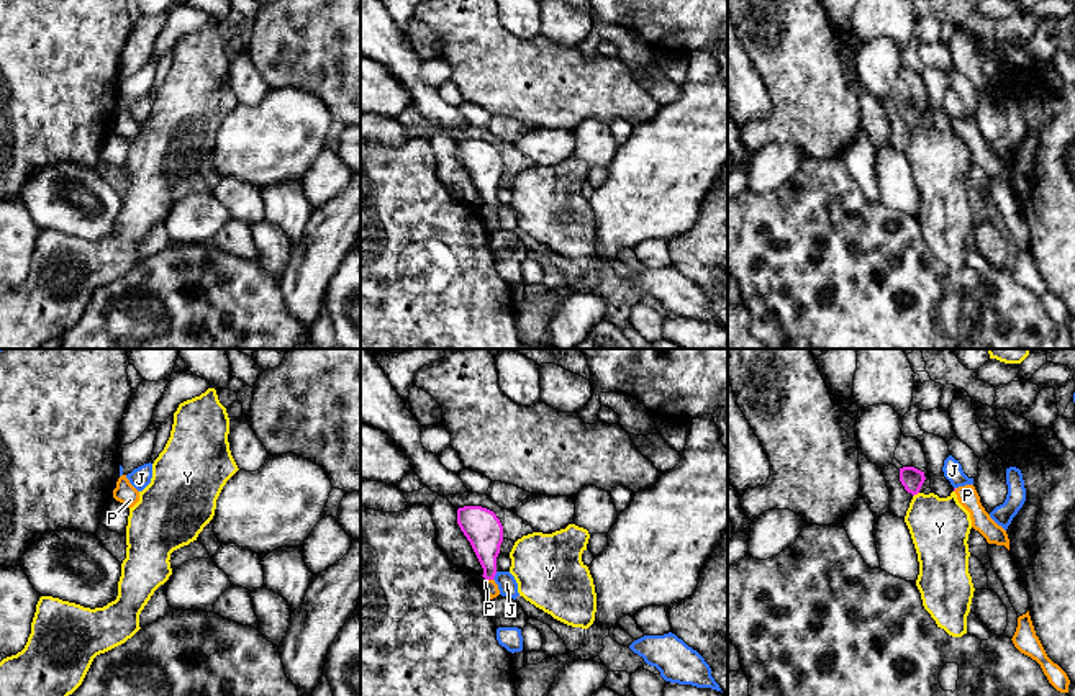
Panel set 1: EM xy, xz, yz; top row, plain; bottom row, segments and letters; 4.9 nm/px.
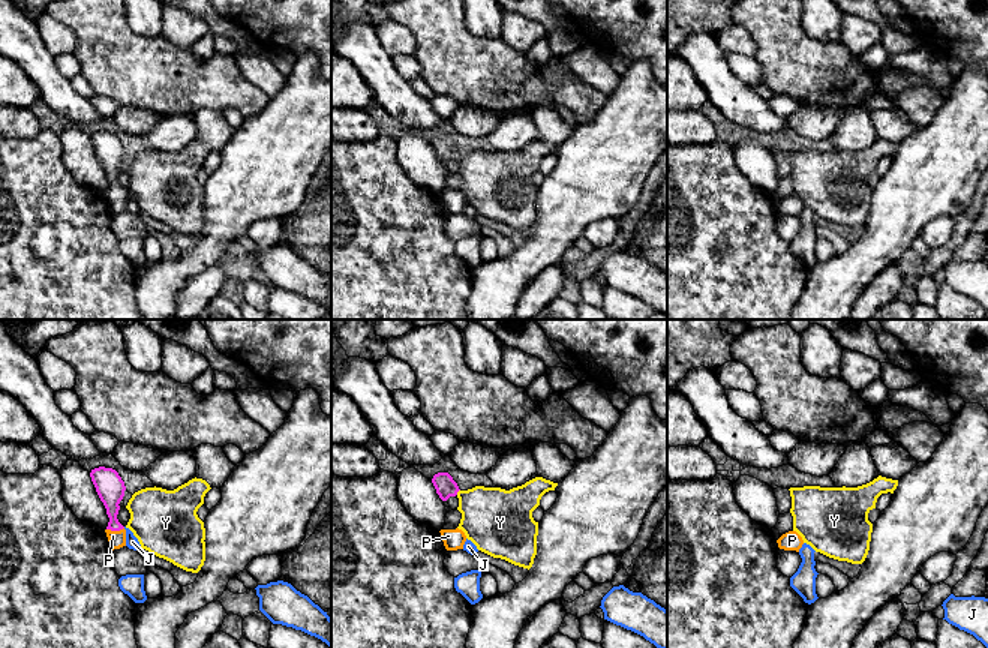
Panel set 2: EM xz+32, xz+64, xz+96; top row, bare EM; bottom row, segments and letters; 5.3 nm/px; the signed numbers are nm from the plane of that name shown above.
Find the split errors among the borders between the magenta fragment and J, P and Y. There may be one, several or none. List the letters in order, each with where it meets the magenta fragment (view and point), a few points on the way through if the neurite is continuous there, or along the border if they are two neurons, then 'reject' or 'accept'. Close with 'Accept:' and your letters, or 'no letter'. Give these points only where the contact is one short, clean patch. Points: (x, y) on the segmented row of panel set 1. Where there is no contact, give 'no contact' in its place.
J: contact xz (495, 573); reject
P: contact xz (489, 578); way xz (484, 531), (489, 578), (492, 590); accept
Y: contact yz (915, 493); reject
Accept: P

